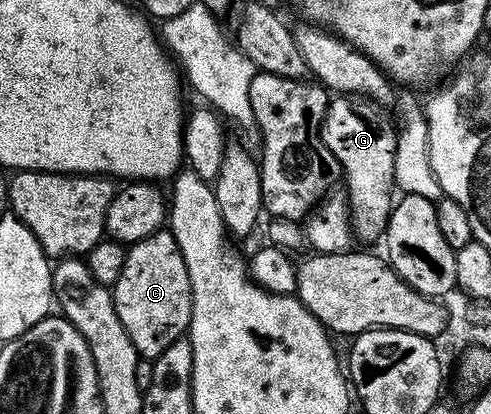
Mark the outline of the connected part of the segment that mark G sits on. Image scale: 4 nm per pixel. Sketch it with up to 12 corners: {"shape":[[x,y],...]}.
{"shape":[[331,96],[324,147],[355,238],[377,242],[396,193],[396,125],[368,97]]}

